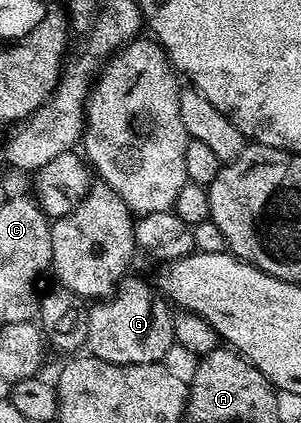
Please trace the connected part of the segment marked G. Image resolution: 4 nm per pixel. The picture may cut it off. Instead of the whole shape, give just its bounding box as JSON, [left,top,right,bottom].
[87,280,174,365]

